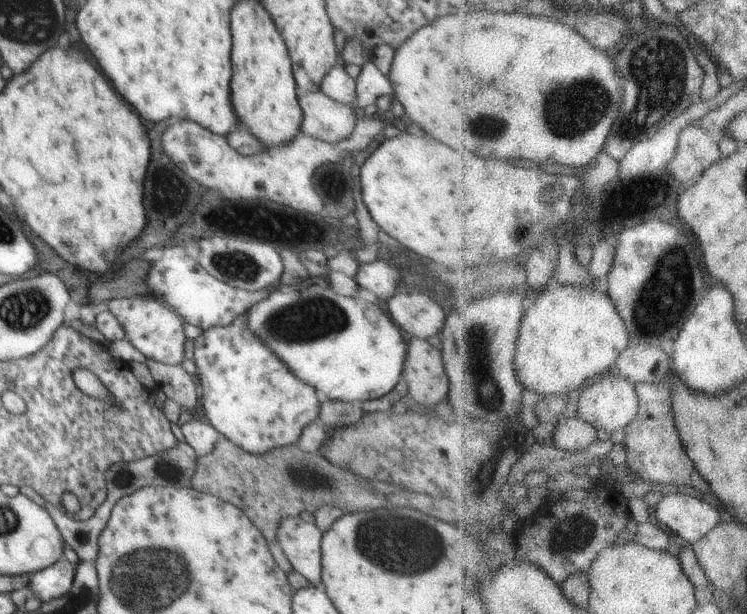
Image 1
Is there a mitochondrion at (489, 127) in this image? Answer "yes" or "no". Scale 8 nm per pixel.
yes

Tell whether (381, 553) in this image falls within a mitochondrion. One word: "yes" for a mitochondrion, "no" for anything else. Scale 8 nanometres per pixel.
yes

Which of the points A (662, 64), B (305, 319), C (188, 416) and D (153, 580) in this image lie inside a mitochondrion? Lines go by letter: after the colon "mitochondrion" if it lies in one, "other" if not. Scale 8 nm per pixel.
A: mitochondrion
B: mitochondrion
C: other
D: mitochondrion

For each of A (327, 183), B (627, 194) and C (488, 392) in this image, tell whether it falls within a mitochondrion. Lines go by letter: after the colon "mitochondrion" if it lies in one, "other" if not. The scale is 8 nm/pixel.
A: mitochondrion
B: other
C: mitochondrion

